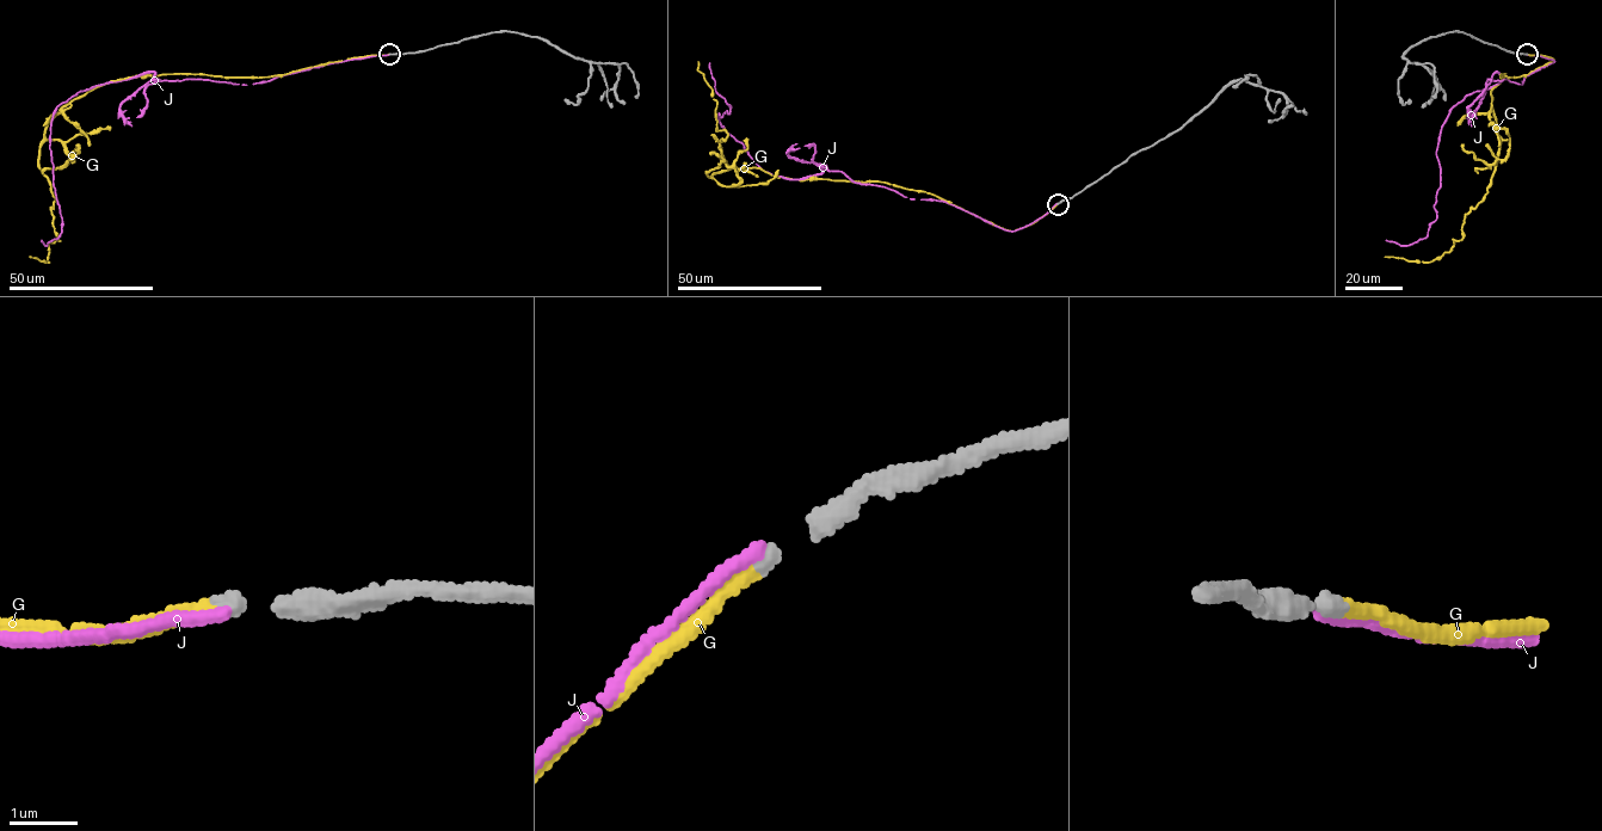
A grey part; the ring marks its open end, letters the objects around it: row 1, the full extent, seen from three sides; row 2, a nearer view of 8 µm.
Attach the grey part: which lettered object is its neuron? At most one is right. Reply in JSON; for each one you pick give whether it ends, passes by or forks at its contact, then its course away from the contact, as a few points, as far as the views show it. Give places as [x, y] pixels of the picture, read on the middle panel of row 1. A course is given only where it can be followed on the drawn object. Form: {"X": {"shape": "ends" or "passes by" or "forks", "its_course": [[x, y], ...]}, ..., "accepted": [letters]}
{"G": {"shape": "ends", "its_course": [[1058, 203], [1008, 231], [880, 182], [756, 167], [709, 177], [727, 134], [716, 130], [697, 62]]}, "accepted": ["G"]}

